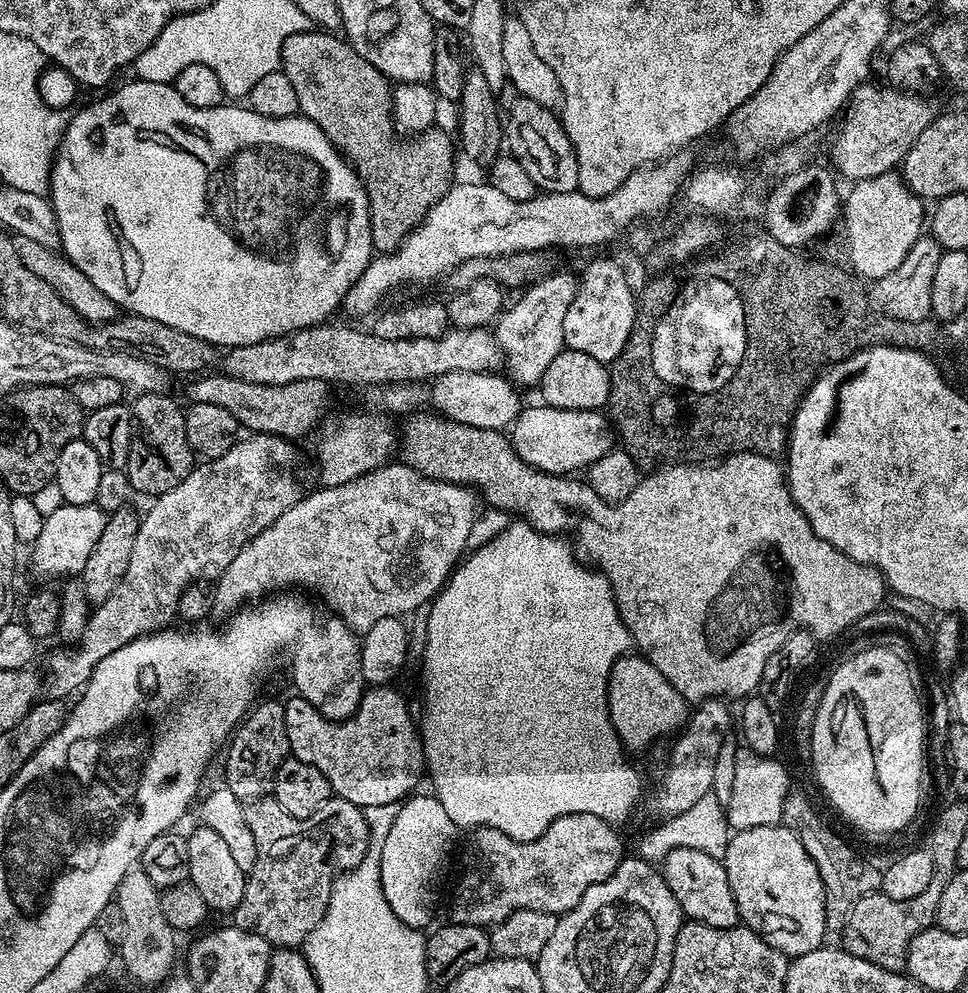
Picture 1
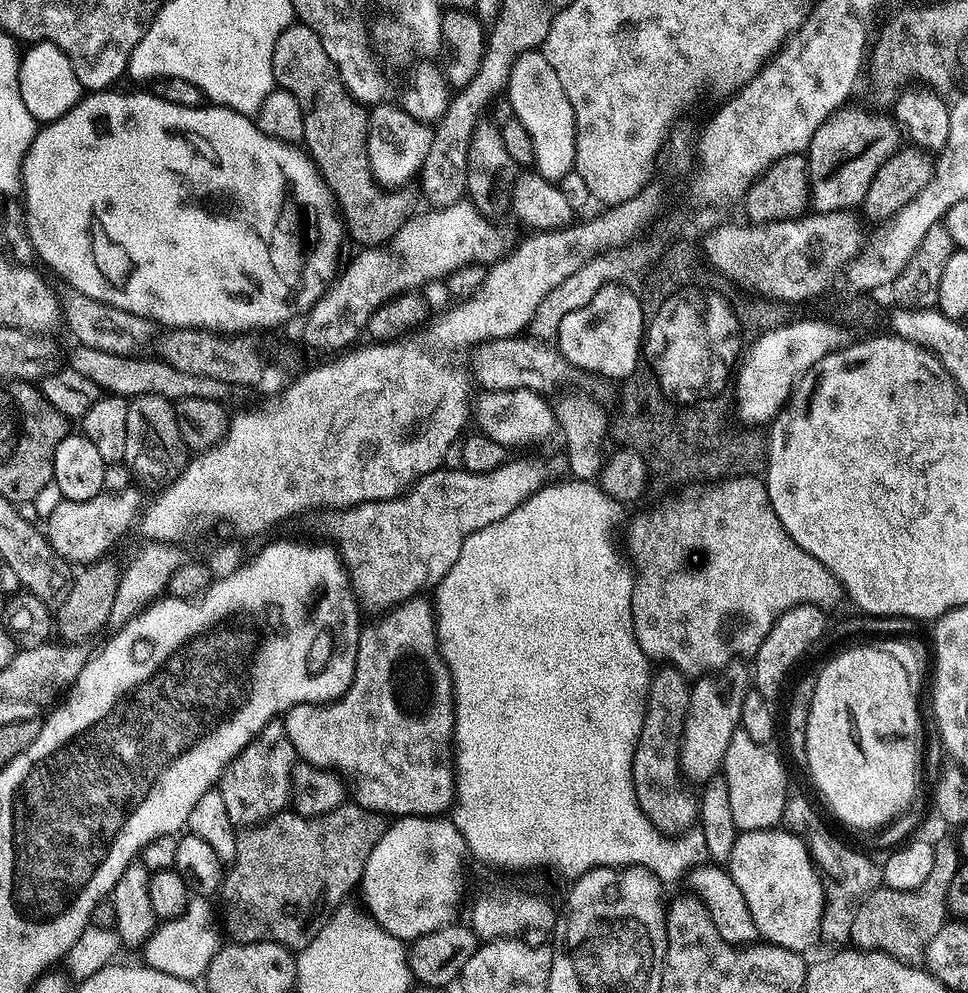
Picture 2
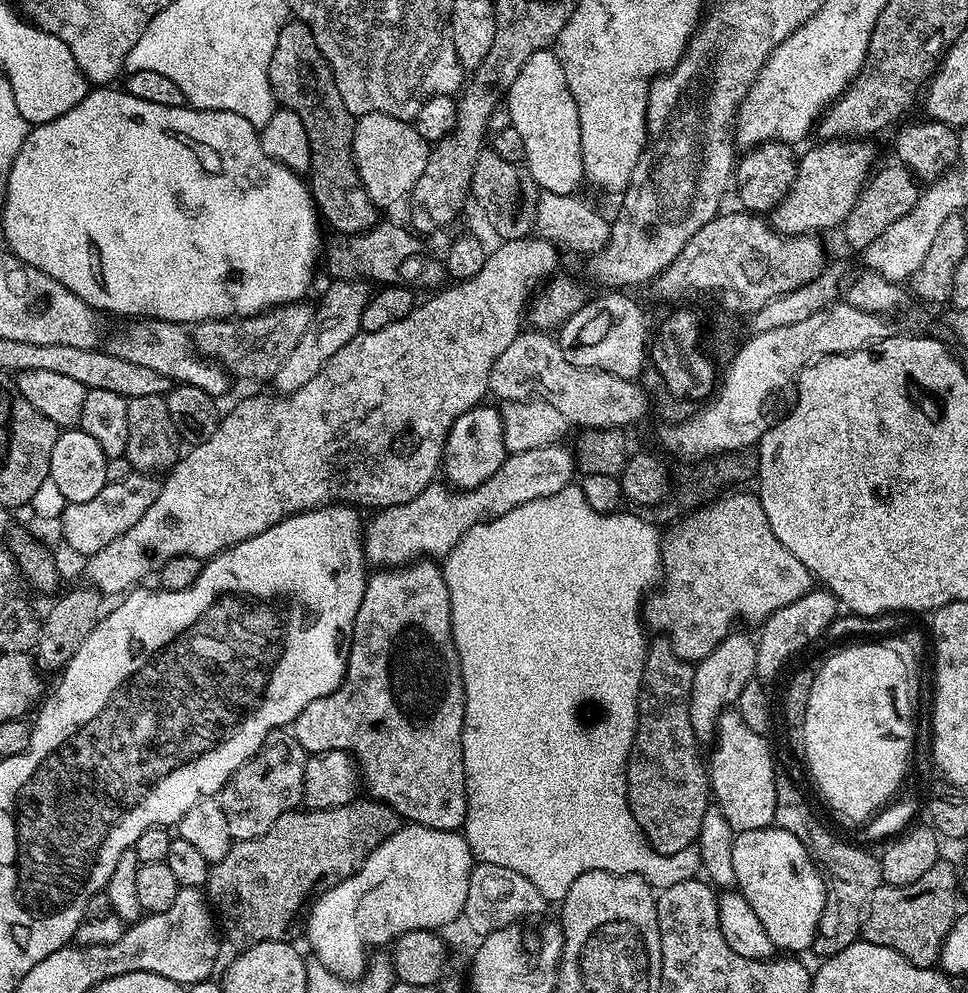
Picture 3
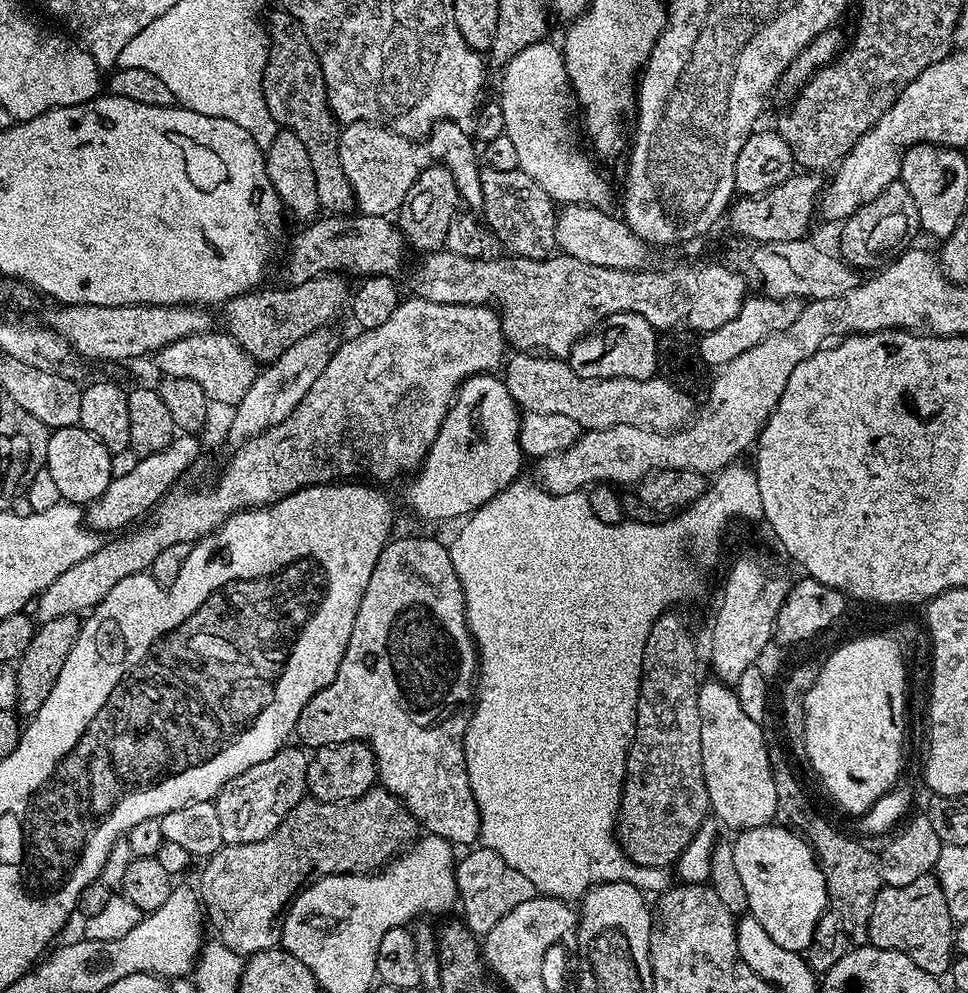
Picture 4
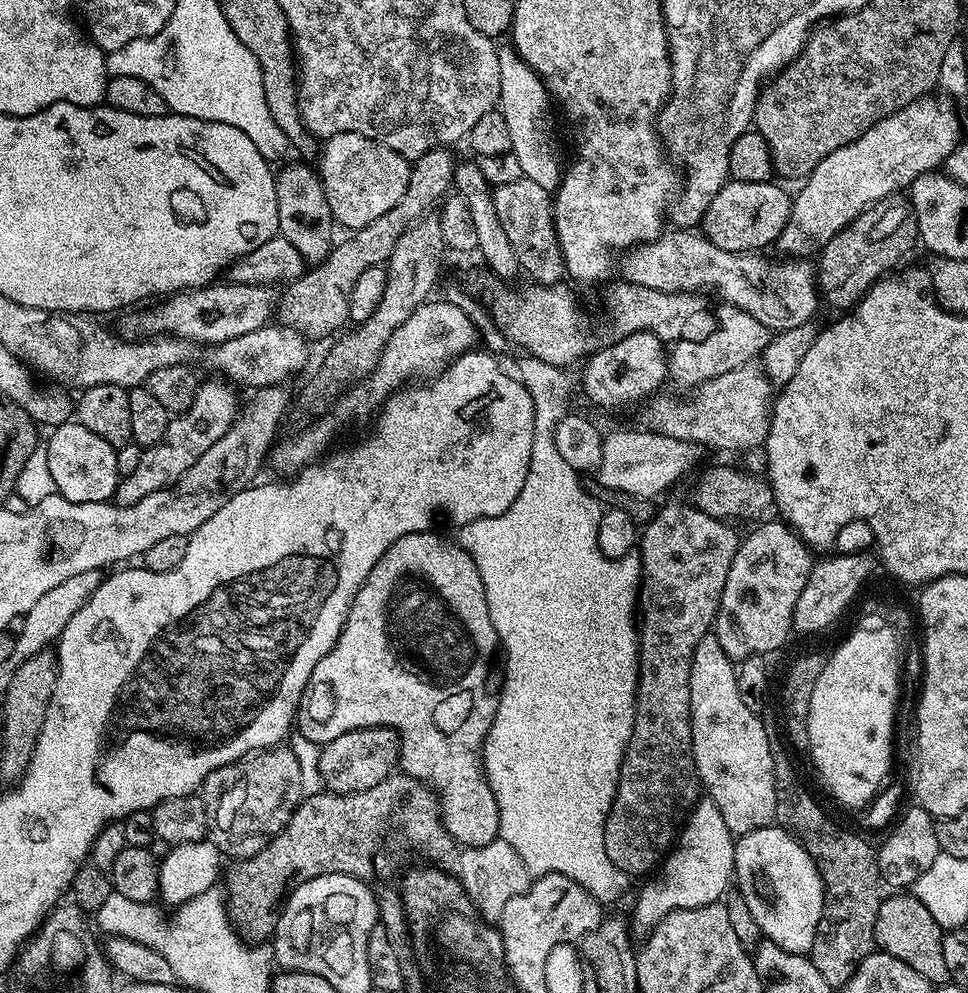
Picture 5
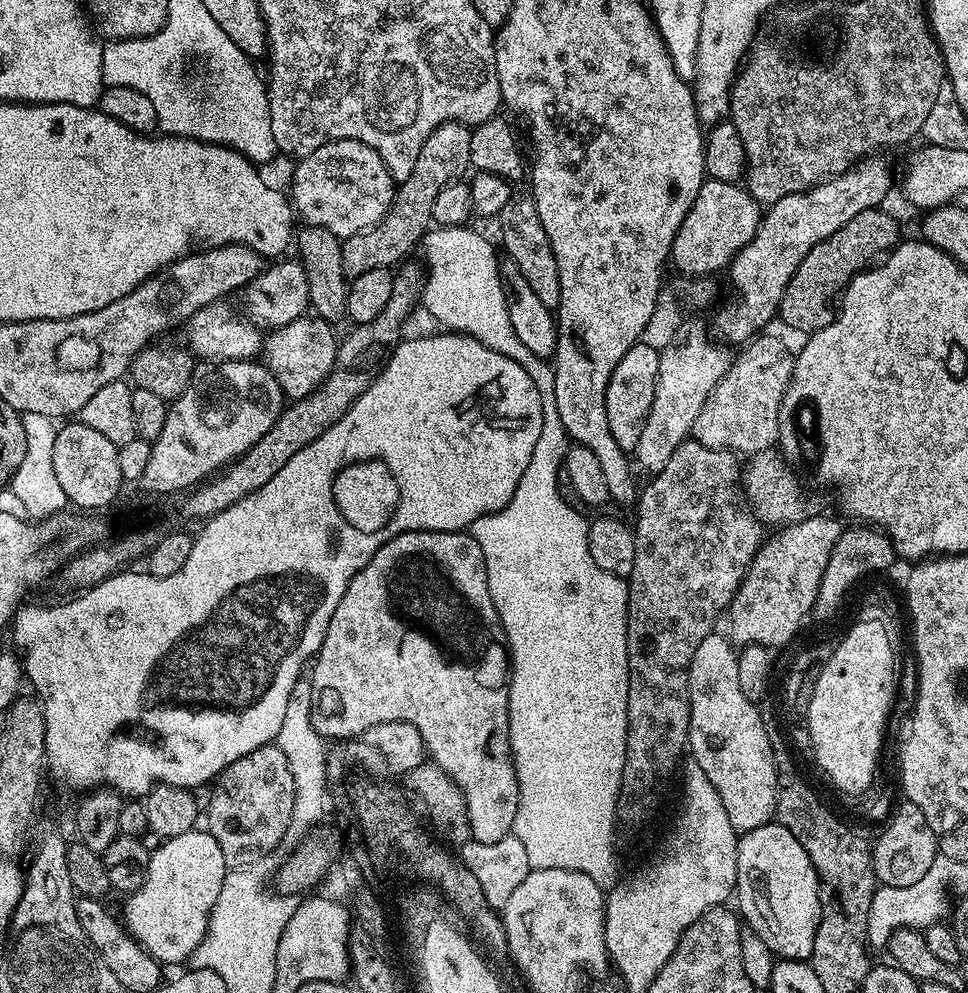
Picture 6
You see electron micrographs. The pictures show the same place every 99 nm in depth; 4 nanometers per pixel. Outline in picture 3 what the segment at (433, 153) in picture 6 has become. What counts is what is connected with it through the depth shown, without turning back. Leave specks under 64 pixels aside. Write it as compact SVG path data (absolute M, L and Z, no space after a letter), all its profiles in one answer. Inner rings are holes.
M297 302L295 304L282 304L279 308L270 308L266 312L258 312L254 316L237 316L227 320L201 320L191 329L190 335L192 337L192 347L199 355L209 359L215 360L229 372L233 377L241 376L244 380L268 380L271 381L282 366L282 362L286 362L286 358L290 358L290 350L294 350L294 346L298 346L298 342L302 338L302 334L306 334L306 330L312 324L314 315L313 305L308 305L308 302Z

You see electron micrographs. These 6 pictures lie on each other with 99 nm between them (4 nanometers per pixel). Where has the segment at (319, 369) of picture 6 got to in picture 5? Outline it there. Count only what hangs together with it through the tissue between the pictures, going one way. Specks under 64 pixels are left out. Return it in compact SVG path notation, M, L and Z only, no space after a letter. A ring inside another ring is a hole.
M276 322L272 325L250 330L250 334L242 334L242 338L230 338L230 342L222 342L211 349L208 364L213 373L219 374L223 379L233 385L245 384L248 390L280 386L291 378L295 372L300 372L308 364L309 341L301 332L293 328L285 328Z

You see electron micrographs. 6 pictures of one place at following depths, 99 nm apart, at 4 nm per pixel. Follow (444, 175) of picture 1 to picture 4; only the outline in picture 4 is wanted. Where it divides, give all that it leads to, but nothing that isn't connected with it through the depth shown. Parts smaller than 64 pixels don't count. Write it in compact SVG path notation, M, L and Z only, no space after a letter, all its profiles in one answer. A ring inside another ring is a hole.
M276 10L270 16L266 20L268 61L262 78L266 106L277 125L302 138L302 146L306 146L306 154L310 154L310 167L314 169L314 186L318 186L321 209L328 214L351 213L356 208L356 199L338 158L341 125L328 106L328 91L318 54L314 54L306 30L302 30L290 13Z

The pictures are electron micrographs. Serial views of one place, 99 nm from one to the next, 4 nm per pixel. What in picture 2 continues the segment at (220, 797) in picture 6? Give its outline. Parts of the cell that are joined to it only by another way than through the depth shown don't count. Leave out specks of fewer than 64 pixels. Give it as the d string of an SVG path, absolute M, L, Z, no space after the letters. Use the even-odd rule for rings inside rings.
M277 718L262 726L260 732L232 759L219 778L218 791L222 794L222 802L226 802L226 814L230 814L230 822L237 826L256 826L276 813L285 811L290 804L292 768L297 762L298 757L286 734L283 719Z

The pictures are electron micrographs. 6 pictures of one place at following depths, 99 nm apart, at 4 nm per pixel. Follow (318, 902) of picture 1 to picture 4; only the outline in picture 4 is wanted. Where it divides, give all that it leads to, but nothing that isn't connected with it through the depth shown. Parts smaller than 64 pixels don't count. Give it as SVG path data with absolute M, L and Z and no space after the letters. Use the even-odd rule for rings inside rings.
M374 786L365 796L350 802L322 802L311 798L300 800L298 806L286 814L274 834L249 844L225 844L203 861L198 895L207 923L208 920L212 923L216 931L215 939L242 958L277 947L278 932L272 927L275 924L277 927L288 905L296 899L301 889L323 876L371 874L383 869L397 853L407 849L417 836L418 825L408 807L379 786Z

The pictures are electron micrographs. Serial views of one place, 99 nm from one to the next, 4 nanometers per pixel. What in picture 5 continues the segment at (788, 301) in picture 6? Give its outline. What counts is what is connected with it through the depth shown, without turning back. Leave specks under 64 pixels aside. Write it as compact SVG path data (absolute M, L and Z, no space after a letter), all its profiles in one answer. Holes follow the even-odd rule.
M900 194L877 200L820 249L815 283L823 303L839 310L851 309L877 280L889 275L897 267L895 264L917 244L916 216L912 213L911 203Z

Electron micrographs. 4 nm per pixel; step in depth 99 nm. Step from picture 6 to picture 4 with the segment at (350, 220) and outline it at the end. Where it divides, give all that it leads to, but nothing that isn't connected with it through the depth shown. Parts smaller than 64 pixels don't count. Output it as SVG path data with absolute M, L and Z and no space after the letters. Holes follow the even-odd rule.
M359 120L353 124L345 124L340 129L340 145L338 158L342 162L342 170L352 187L356 199L356 208L365 216L387 216L399 213L410 186L416 181L421 165L416 164L416 147L413 141L399 136L382 124L373 124L370 120Z

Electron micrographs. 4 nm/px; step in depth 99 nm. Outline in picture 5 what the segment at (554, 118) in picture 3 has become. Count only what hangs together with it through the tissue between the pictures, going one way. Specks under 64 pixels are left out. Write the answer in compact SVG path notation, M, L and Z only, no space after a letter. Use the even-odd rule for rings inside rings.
M511 46L501 47L498 51L498 74L500 75L498 110L502 114L502 118L506 118L506 127L510 130L511 152L518 158L518 163L522 166L524 179L538 182L538 186L542 186L542 190L546 190L550 194L555 193L556 187L560 184L560 177L564 175L566 168L562 160L560 164L560 152L556 149L556 136L552 133L554 101L548 94L548 88L541 82L539 74Z

